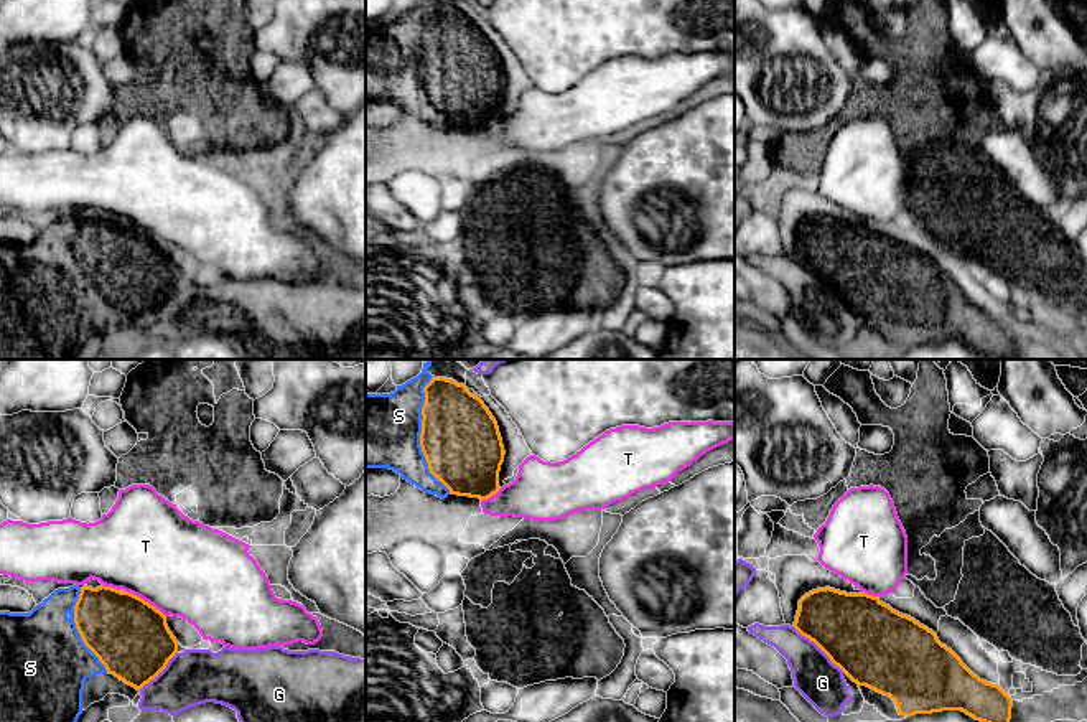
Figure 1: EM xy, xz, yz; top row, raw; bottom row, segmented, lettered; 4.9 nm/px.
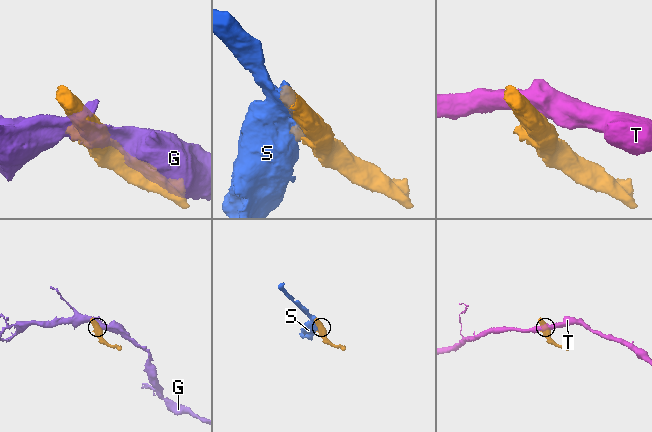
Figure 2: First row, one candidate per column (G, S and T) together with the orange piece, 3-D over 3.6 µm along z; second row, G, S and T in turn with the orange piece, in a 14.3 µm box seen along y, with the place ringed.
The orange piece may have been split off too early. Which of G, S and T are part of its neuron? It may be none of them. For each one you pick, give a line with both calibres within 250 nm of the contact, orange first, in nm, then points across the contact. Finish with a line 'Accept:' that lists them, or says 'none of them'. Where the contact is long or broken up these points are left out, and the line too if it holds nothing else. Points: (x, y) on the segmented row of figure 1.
S: 380 nm thick on the orange side, 360 nm on the other
Accept: S

